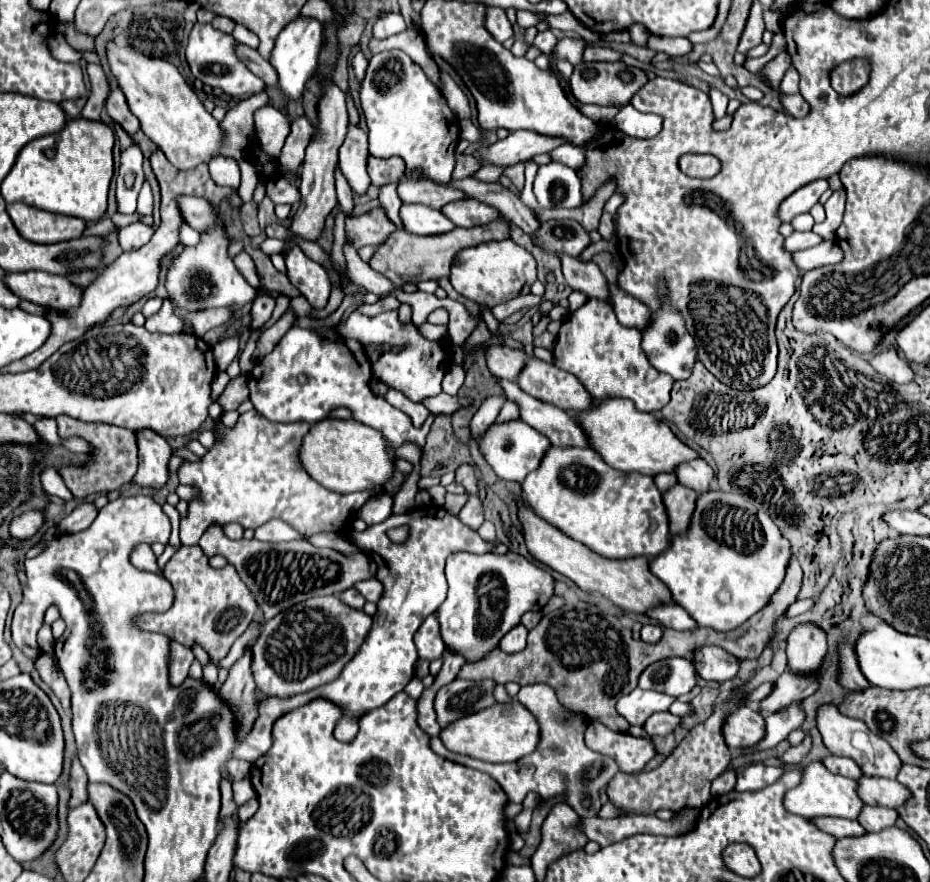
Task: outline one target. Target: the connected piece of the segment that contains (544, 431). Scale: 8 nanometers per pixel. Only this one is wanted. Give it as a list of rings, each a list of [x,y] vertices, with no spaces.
[[[497,379],[497,383],[503,389],[503,395],[507,397],[507,401],[517,403],[519,419],[531,425],[541,435],[545,435],[551,441],[551,445],[589,447],[587,439],[583,437],[583,431],[575,425],[575,417],[571,417],[567,411],[527,395],[525,391],[519,389],[515,381]]]

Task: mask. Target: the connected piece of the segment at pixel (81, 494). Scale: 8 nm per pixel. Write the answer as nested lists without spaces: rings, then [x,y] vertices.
[[[57,417],[57,425],[61,439],[81,437],[95,449],[89,463],[79,467],[67,465],[59,469],[59,475],[63,477],[67,489],[73,493],[75,499],[85,499],[87,495],[95,495],[95,493],[111,493],[123,483],[129,483],[133,479],[137,471],[137,435],[133,431],[113,425],[87,425],[71,417]]]

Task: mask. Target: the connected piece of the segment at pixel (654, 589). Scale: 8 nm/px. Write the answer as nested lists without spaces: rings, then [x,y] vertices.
[[[517,501],[517,509],[519,509],[519,521],[523,527],[525,545],[531,557],[551,567],[553,571],[561,573],[563,577],[571,579],[575,585],[579,585],[579,589],[597,591],[609,601],[613,601],[617,607],[621,607],[623,611],[631,611],[631,613],[645,613],[657,603],[673,603],[671,593],[667,593],[667,587],[661,581],[657,581],[655,575],[651,575],[647,557],[631,557],[631,559],[601,557],[599,553],[591,551],[583,543],[567,537],[557,527],[537,517],[525,501]]]

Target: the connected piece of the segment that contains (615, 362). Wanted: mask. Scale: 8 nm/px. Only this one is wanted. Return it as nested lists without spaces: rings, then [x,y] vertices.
[[[587,299],[587,303],[563,321],[557,333],[555,365],[573,373],[593,399],[627,397],[639,411],[659,411],[669,403],[673,379],[659,373],[641,349],[641,333],[635,327],[619,325],[611,305],[603,299]]]

